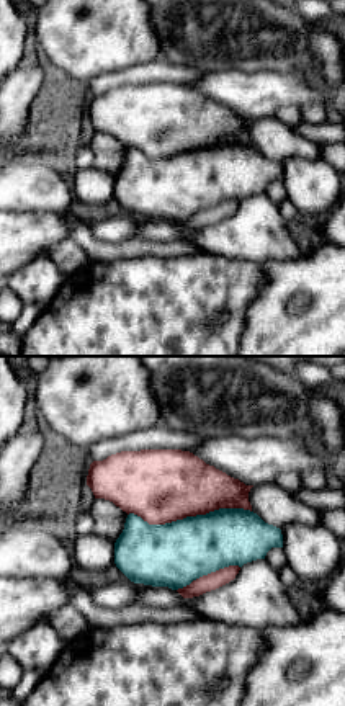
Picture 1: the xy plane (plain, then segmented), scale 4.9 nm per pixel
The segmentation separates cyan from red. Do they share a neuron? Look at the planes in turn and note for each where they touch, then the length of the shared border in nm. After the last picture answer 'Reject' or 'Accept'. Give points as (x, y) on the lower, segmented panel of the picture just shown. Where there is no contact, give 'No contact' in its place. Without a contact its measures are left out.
Touches cyan at (188, 517). Shared border 600 nm

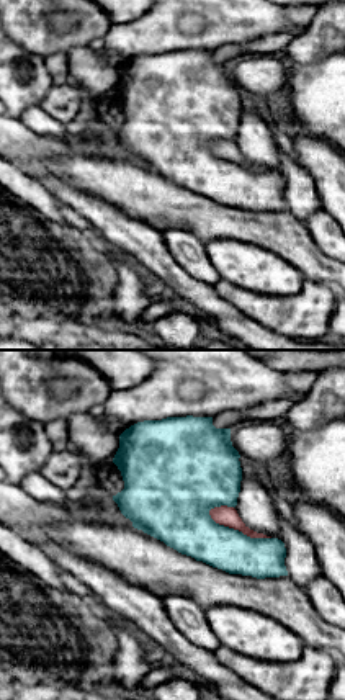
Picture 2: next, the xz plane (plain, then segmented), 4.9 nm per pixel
Touches cyan at (237, 530). Shared border 340 nm

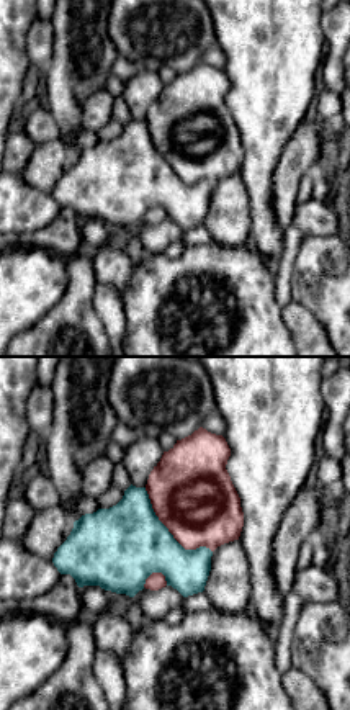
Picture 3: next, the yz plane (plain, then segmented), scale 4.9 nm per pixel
Touches cyan at (169, 532). Shared border 460 nm

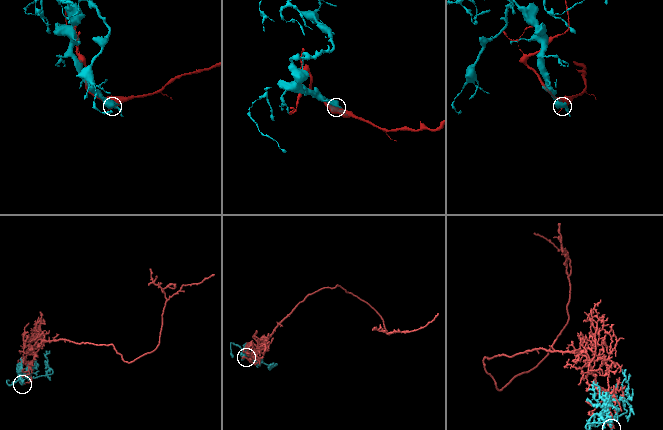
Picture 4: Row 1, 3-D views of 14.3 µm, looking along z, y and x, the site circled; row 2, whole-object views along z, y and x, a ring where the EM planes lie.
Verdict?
Reject

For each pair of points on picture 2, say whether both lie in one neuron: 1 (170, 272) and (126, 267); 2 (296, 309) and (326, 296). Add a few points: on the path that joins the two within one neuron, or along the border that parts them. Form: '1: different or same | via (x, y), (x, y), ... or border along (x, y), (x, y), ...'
1: different | border along (129, 259), (139, 267)
2: same | via (303, 309), (309, 309), (319, 300)

